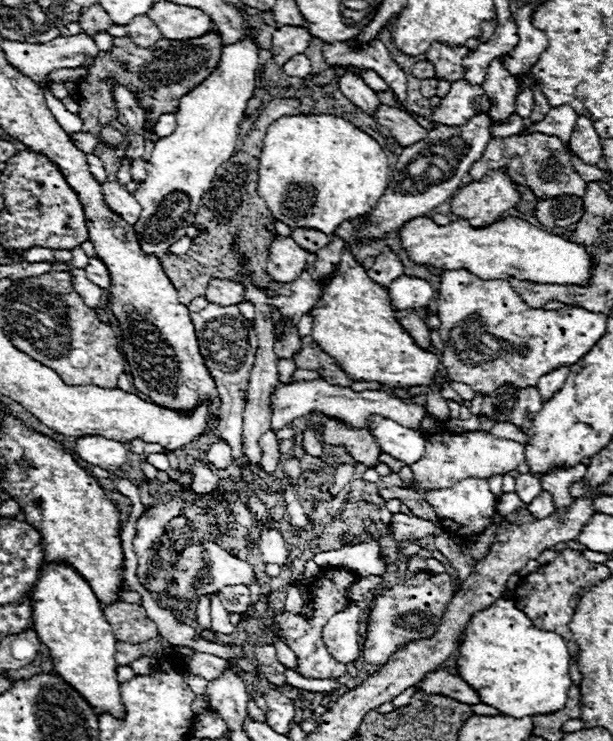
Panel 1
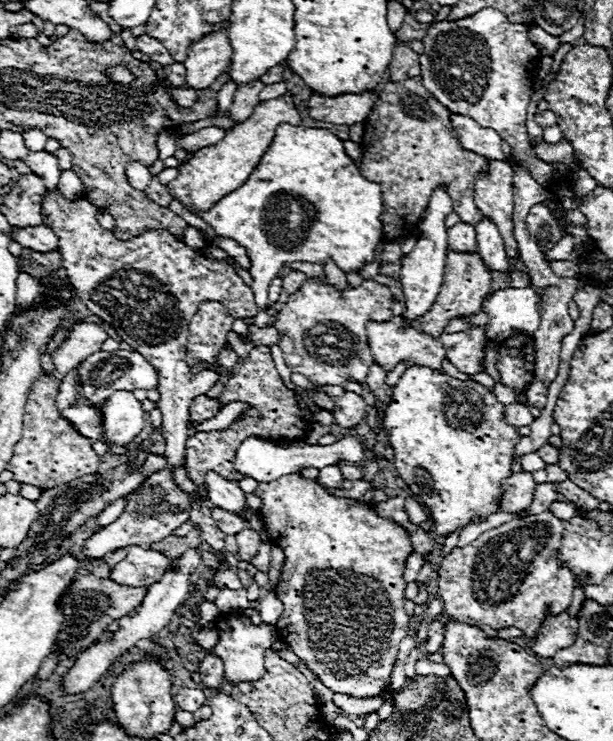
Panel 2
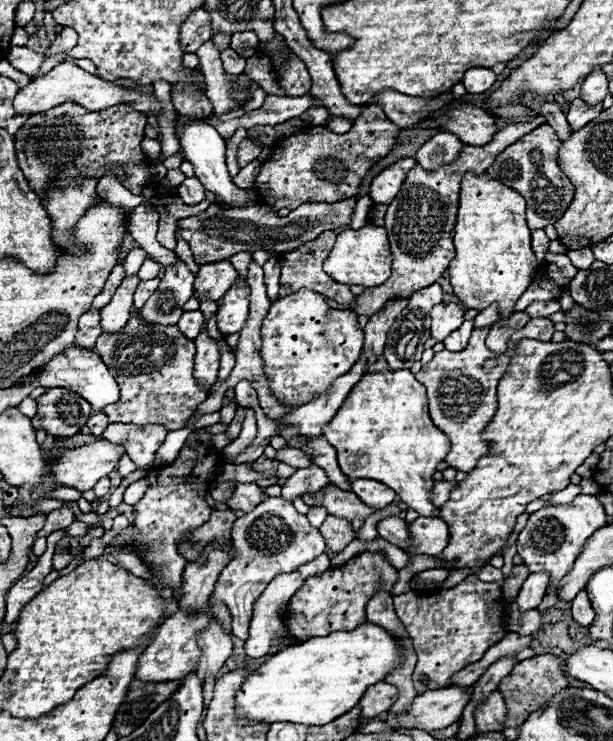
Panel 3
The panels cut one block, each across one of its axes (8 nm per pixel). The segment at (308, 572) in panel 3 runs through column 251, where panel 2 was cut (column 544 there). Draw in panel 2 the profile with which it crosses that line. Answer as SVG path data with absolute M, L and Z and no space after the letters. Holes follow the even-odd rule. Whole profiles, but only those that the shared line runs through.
M562 612L558 618L548 618L542 624L540 636L534 638L532 650L538 656L550 658L558 650L572 646L576 634L578 634L578 620L568 616L566 612Z

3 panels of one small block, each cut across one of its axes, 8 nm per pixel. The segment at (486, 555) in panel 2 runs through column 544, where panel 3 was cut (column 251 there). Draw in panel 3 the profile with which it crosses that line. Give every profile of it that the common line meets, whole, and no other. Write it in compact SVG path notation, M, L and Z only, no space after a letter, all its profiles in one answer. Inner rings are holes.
M266 498L252 512L238 518L232 526L232 540L238 556L222 570L216 586L214 600L226 602L232 614L232 632L240 638L248 638L248 626L252 618L252 606L268 582L276 574L292 572L304 562L314 560L326 550L326 542L318 528L312 528L306 514L296 512L290 500Z

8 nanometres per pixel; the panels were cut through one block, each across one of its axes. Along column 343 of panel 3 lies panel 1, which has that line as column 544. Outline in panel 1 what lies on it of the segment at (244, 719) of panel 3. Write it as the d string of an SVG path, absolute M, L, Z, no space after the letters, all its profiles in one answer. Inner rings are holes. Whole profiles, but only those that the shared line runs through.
M498 598L488 610L474 614L474 620L466 626L456 664L460 678L482 696L482 704L494 706L502 714L514 718L554 714L562 710L572 686L566 642L554 632L534 628L530 618L526 618L512 600L504 598Z

